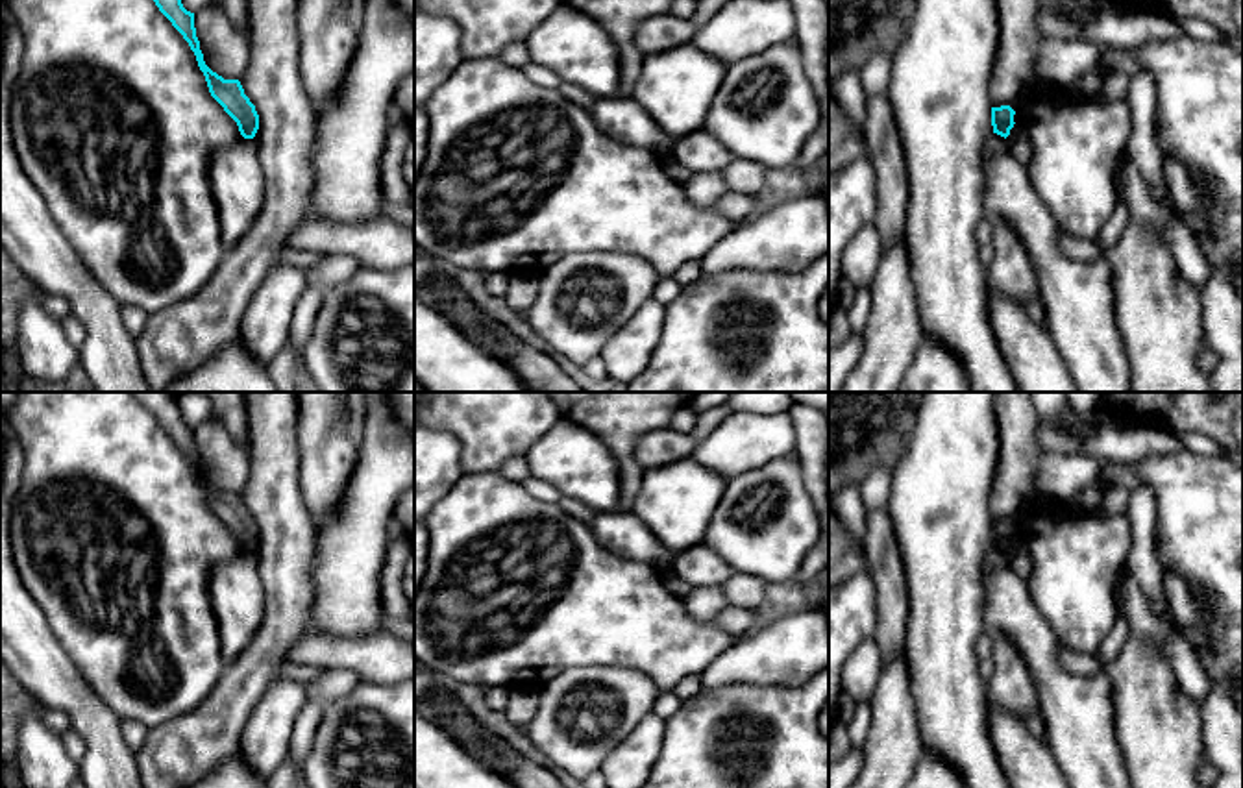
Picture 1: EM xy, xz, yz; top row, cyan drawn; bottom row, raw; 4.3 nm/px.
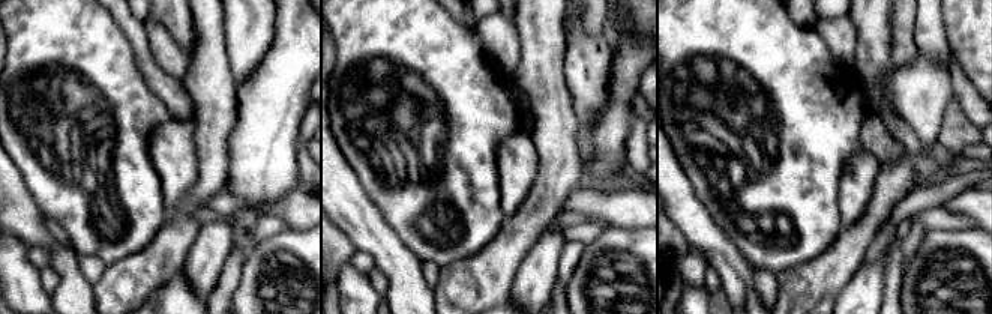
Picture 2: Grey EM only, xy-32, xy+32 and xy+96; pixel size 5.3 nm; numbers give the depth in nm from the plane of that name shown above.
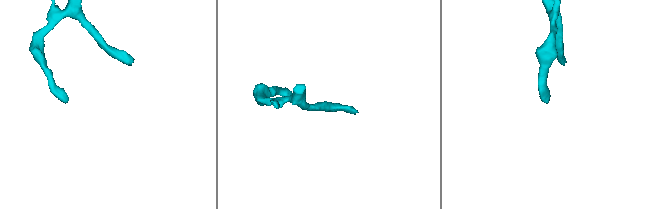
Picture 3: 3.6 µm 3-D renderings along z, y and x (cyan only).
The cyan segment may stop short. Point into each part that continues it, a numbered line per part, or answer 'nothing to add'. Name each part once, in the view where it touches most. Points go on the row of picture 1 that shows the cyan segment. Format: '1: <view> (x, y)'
nothing to add

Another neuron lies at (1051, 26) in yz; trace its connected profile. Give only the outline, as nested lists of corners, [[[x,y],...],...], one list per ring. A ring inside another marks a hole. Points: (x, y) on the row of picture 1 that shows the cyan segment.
[[[1038,11],[1036,28],[1043,41],[1056,39],[1067,43],[1080,39],[1080,26],[1075,20],[1052,13]]]

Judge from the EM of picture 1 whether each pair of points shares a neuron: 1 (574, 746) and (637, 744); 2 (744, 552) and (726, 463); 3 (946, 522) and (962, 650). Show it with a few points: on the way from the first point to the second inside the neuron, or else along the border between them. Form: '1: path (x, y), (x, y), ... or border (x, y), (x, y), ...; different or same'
1: border (650, 713), (609, 753), (600, 768); different
2: border (770, 461), (727, 481); different
3: path (946, 554), (946, 618); same

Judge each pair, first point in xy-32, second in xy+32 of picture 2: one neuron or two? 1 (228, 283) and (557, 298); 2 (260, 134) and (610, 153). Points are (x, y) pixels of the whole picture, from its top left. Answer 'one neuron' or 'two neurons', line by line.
1: two neurons
2: one neuron

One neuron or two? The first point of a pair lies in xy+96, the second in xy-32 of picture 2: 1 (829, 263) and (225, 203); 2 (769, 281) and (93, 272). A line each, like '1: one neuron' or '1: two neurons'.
1: two neurons
2: one neuron

